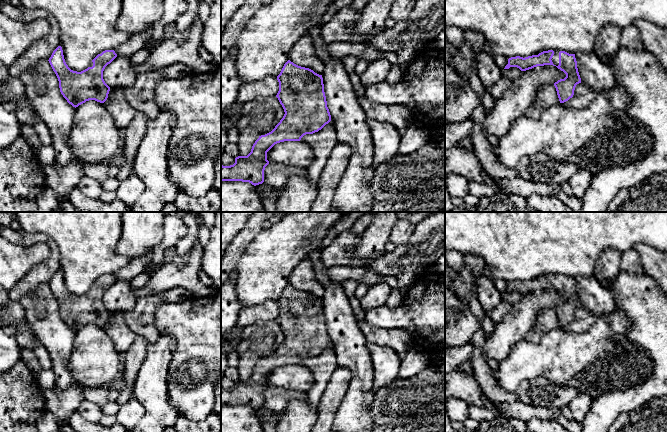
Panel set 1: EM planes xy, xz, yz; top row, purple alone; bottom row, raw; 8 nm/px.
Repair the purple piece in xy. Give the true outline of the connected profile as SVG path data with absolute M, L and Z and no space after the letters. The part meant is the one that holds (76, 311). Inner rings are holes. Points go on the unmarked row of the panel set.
M58 270L48 285L58 302L61 318L76 332L89 324L100 327L107 324L110 311L103 303L103 295L116 281L114 274L105 274L92 284L92 291L77 296L68 291L62 271Z

